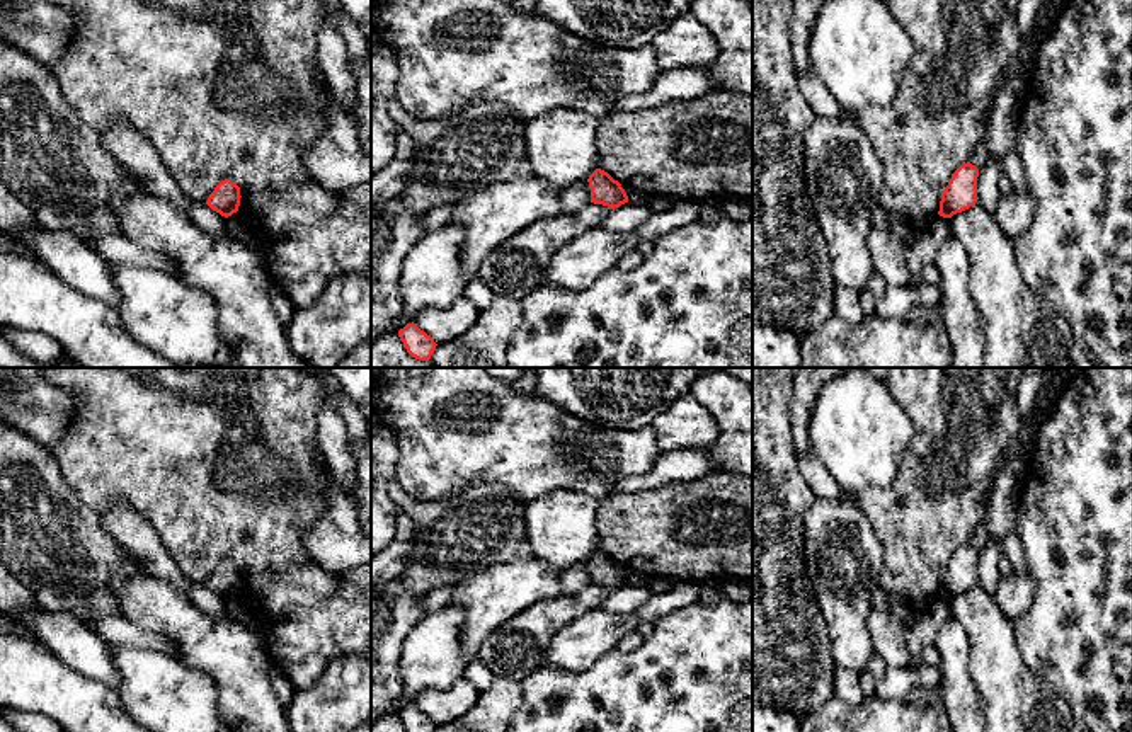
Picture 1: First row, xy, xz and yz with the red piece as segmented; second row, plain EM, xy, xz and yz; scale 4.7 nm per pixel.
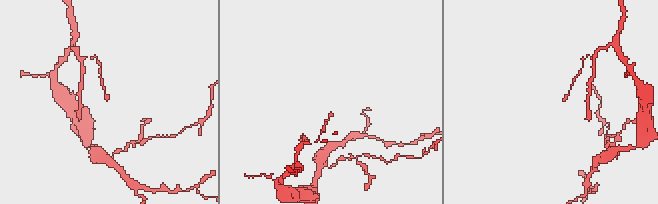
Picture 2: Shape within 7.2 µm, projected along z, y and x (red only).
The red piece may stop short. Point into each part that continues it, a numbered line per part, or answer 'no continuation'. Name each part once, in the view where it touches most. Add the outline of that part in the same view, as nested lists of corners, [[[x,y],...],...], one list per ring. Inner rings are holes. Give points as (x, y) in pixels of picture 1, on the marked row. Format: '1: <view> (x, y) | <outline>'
no continuation

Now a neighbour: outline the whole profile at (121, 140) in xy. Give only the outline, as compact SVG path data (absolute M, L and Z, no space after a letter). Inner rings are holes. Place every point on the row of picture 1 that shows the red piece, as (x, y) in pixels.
M124 119L99 131L99 138L102 146L141 182L145 191L155 194L158 184L177 186L160 155Z

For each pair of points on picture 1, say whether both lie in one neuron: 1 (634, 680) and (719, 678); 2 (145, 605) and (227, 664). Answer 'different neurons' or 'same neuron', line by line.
1: same neuron
2: same neuron

